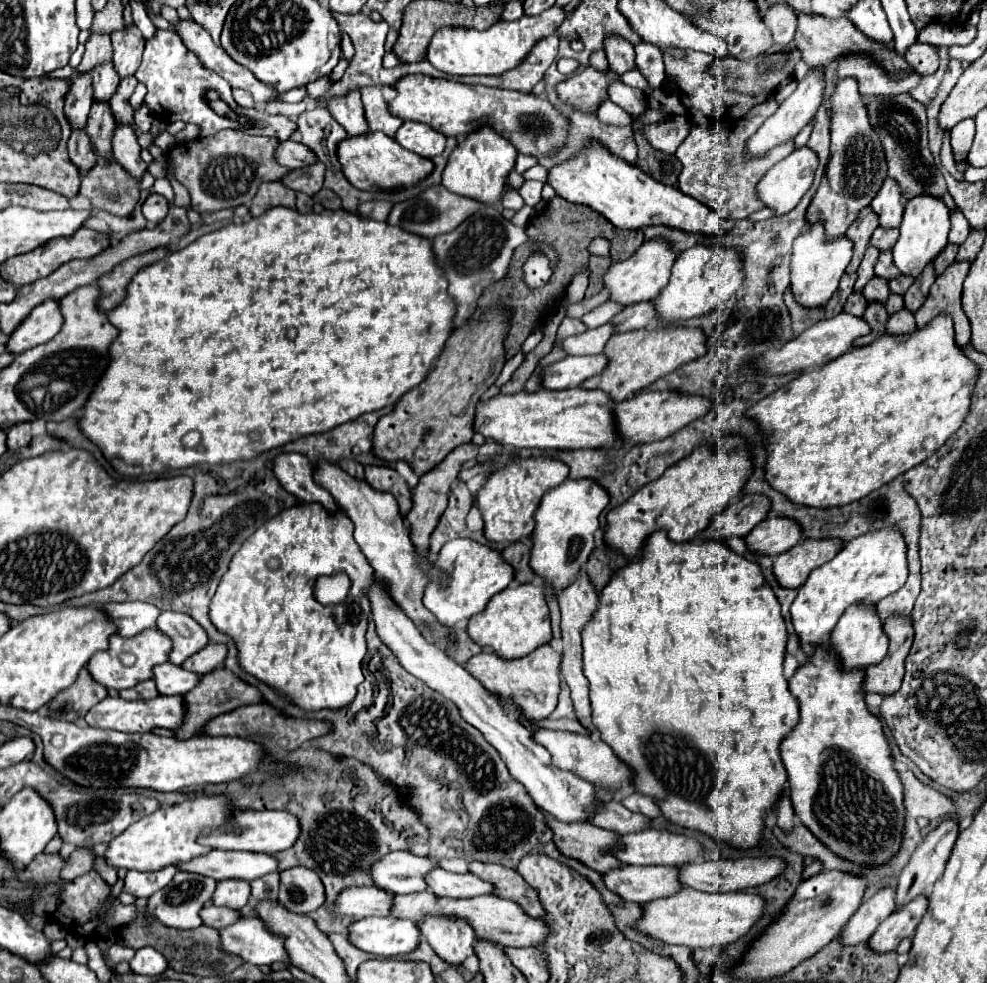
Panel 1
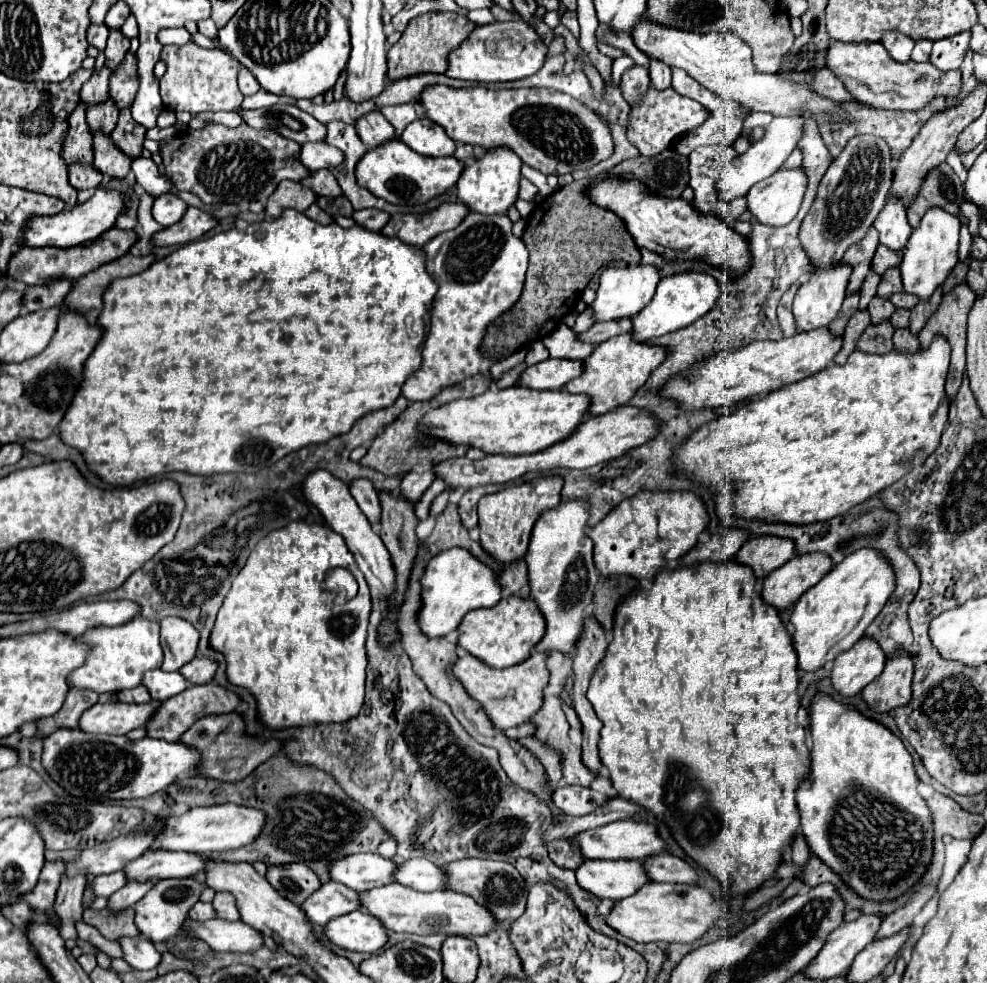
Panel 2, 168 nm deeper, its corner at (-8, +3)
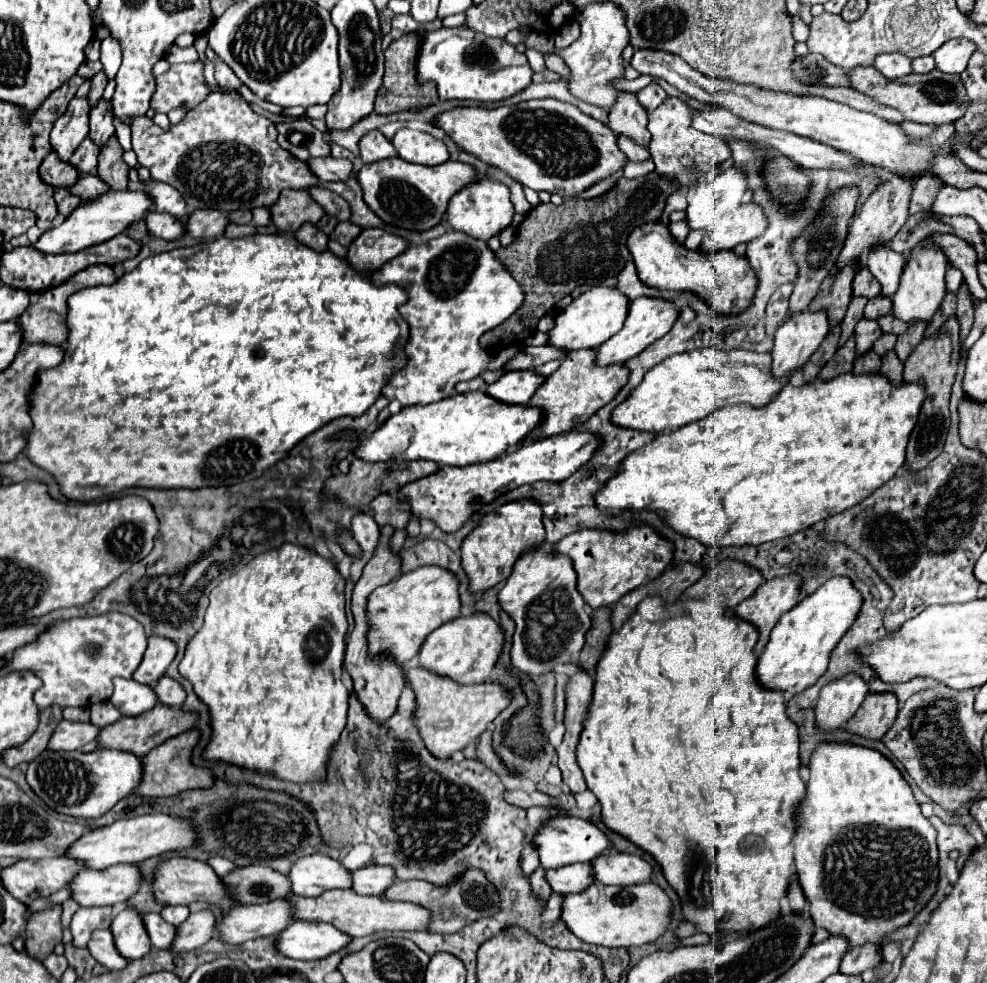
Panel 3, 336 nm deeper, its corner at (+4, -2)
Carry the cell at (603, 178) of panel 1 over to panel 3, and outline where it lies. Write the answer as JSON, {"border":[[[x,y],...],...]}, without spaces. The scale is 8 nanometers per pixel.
{"border":[[[646,223],[632,231],[628,237],[628,249],[634,257],[640,281],[646,283],[652,289],[676,289],[676,291],[690,291],[696,297],[704,299],[716,313],[720,315],[740,315],[740,311],[746,311],[748,303],[752,303],[752,295],[756,293],[756,273],[752,271],[750,263],[744,257],[736,257],[734,251],[720,251],[718,255],[702,255],[700,251],[688,251],[684,245],[678,245],[672,235],[668,233],[666,225],[660,223]]]}

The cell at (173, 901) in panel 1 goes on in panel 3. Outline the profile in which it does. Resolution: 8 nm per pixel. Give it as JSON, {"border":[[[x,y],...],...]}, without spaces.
{"border":[[[124,909],[120,911],[110,925],[116,949],[120,951],[120,955],[124,955],[124,959],[134,961],[144,957],[150,949],[152,943],[144,931],[140,913],[136,909]]]}

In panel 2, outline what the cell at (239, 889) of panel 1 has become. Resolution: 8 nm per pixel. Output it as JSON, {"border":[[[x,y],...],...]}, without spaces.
{"border":[[[224,892],[216,894],[212,900],[212,906],[218,912],[218,918],[224,918],[224,920],[240,918],[240,912],[236,910],[236,898],[232,898],[232,894],[224,894]]]}

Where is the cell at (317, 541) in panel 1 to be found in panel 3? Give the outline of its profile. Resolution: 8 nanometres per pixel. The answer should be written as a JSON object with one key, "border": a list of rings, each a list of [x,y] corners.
{"border":[[[284,543],[280,549],[274,549],[270,553],[258,555],[252,563],[242,567],[236,575],[224,579],[218,587],[210,593],[210,605],[204,615],[204,627],[188,641],[184,659],[178,665],[178,671],[184,679],[188,679],[194,687],[194,693],[202,703],[206,703],[210,713],[210,739],[208,745],[202,751],[202,757],[206,761],[222,761],[228,765],[236,765],[240,769],[258,771],[260,775],[274,775],[284,781],[292,783],[322,783],[326,779],[326,761],[336,745],[344,725],[346,725],[346,713],[348,713],[348,691],[342,683],[342,659],[344,659],[344,635],[348,629],[346,613],[344,613],[344,577],[340,577],[338,569],[332,565],[332,561],[322,559],[318,553],[308,551],[300,545]]]}

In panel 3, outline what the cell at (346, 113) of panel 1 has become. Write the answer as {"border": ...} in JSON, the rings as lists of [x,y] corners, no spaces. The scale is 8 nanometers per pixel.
{"border":[[[370,131],[360,139],[360,157],[364,163],[376,163],[382,159],[398,157],[398,153],[380,131]]]}

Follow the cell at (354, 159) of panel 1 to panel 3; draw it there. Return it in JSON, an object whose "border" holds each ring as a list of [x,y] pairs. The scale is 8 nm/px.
{"border":[[[394,157],[364,165],[356,177],[362,185],[364,201],[380,219],[384,219],[384,223],[408,231],[426,231],[442,221],[450,197],[468,183],[474,183],[478,179],[478,171],[460,161],[446,161],[444,165],[426,167]]]}

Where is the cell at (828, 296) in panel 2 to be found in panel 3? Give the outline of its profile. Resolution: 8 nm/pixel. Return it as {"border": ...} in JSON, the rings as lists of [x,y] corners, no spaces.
{"border":[[[804,311],[782,321],[774,337],[772,373],[774,377],[802,371],[808,359],[816,353],[828,333],[828,319],[824,311]]]}

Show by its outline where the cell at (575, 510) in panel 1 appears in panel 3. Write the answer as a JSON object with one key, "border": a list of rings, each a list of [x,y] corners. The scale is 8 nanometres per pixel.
{"border":[[[532,549],[514,563],[512,575],[498,591],[500,607],[514,619],[514,645],[510,661],[516,669],[530,675],[544,675],[556,665],[576,661],[592,625],[590,609],[576,589],[576,571],[564,555]]]}

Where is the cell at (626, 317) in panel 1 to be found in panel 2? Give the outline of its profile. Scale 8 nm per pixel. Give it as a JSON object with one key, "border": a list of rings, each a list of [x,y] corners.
{"border":[[[624,318],[624,322],[596,322],[588,332],[580,334],[584,342],[604,342],[612,336],[626,334],[632,330],[632,318]]]}

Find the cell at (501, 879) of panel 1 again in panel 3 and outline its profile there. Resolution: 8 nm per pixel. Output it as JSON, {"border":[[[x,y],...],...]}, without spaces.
{"border":[[[470,869],[466,871],[458,883],[452,883],[450,887],[434,887],[426,881],[396,881],[392,887],[388,887],[388,895],[380,895],[388,901],[406,901],[416,903],[420,907],[428,907],[432,915],[432,923],[428,923],[428,933],[456,933],[464,925],[494,915],[500,909],[500,893],[498,889],[486,879],[482,871]]]}

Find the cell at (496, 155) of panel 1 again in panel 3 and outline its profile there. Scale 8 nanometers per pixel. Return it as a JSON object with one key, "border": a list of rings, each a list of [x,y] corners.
{"border":[[[480,175],[480,179],[476,183],[464,187],[462,191],[458,191],[450,199],[450,205],[448,205],[448,211],[446,211],[446,221],[454,231],[462,231],[468,237],[488,241],[512,223],[514,207],[510,203],[508,195],[510,193],[508,193],[508,187],[504,183]]]}

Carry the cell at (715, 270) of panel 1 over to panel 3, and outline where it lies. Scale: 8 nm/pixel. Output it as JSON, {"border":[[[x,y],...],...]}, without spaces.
{"border":[[[638,297],[628,307],[628,315],[626,315],[624,327],[612,339],[608,339],[608,343],[604,343],[604,347],[598,347],[596,363],[600,363],[600,365],[622,365],[622,363],[626,363],[628,359],[632,359],[638,353],[642,353],[656,339],[664,337],[670,331],[670,327],[674,325],[676,317],[678,317],[678,309],[676,309],[674,303],[664,301],[664,299]]]}

